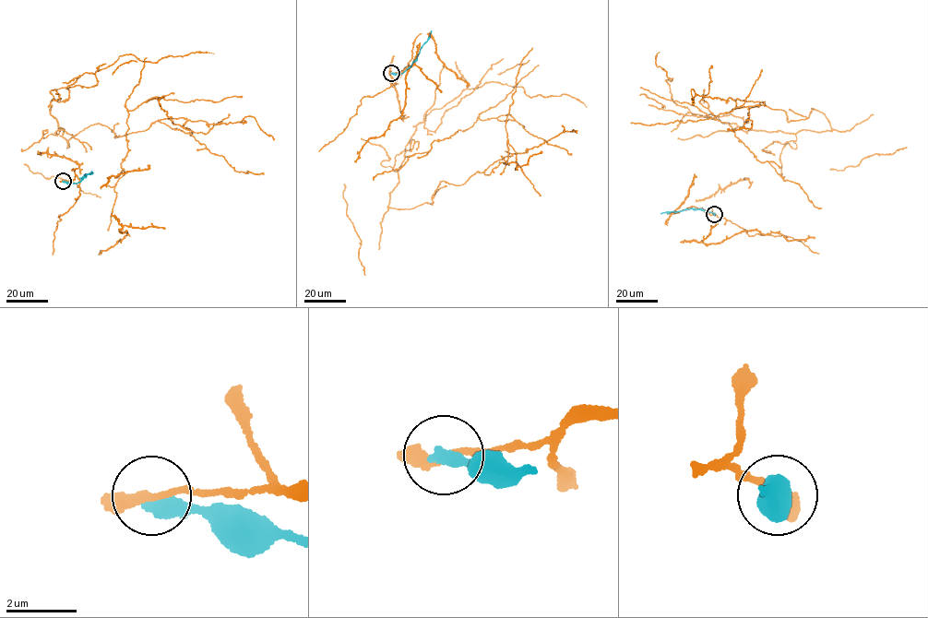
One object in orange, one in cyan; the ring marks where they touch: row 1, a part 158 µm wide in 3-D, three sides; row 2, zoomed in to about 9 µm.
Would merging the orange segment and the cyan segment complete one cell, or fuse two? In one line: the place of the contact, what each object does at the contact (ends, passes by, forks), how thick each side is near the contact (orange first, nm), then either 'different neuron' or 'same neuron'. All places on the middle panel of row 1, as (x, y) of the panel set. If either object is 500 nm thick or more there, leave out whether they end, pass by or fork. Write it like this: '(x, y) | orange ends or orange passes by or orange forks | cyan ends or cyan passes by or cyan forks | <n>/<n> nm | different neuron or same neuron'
(391, 73) | orange passes by | cyan ends | 240/440 nm | different neuron

